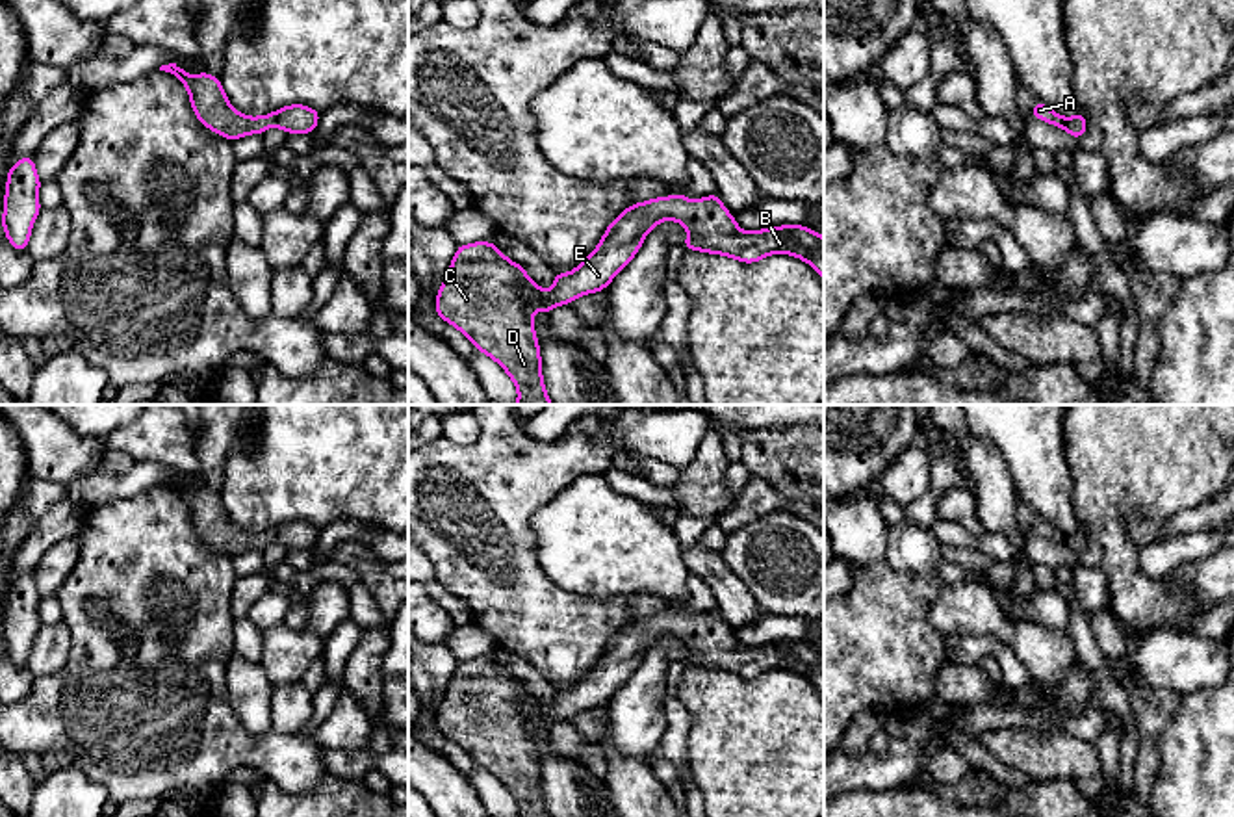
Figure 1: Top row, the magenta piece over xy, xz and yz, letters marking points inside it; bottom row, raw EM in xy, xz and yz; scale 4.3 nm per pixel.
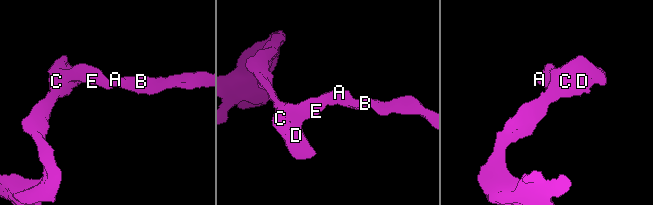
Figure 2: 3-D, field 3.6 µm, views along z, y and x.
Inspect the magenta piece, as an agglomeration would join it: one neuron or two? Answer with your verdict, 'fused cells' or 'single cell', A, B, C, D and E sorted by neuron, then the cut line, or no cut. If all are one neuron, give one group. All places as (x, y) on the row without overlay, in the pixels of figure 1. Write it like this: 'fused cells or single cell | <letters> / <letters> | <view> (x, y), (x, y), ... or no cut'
single cell | A B C D E | no cut

